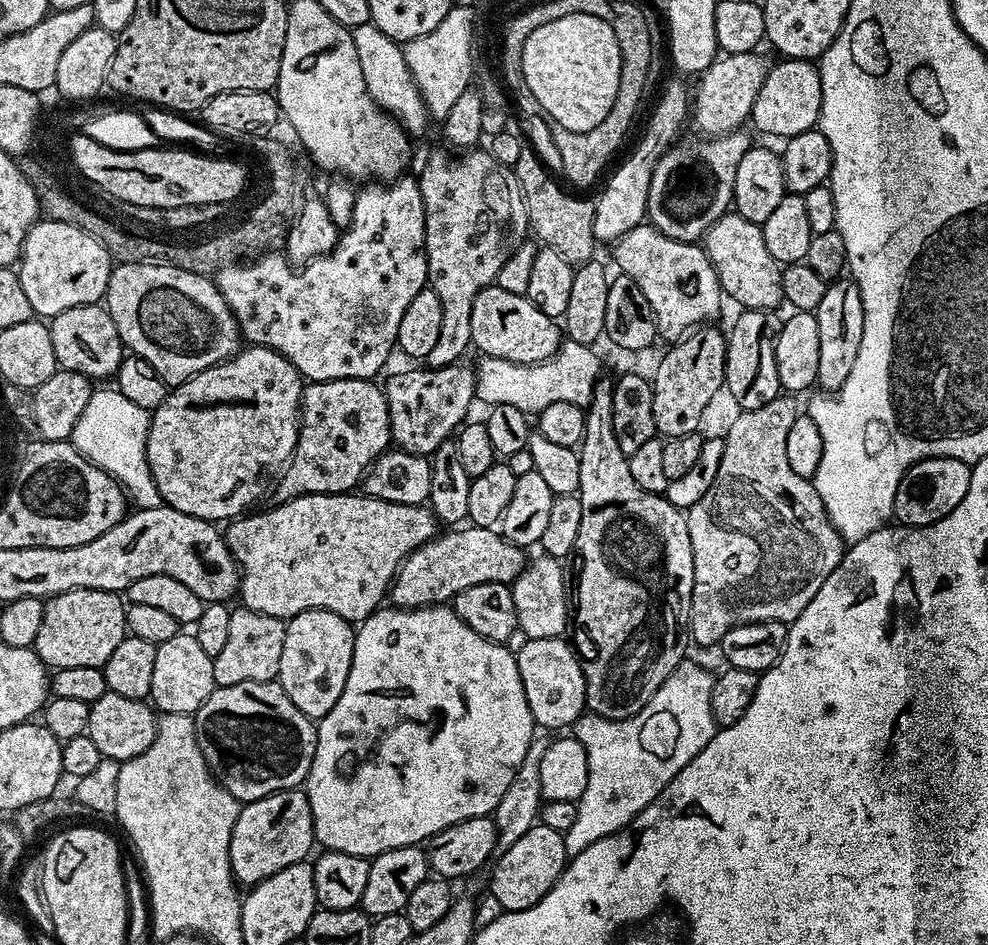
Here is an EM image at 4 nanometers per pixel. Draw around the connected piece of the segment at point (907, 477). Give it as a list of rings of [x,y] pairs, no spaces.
[[[929,456],[926,460],[912,464],[906,470],[902,482],[898,482],[898,494],[894,494],[892,507],[893,517],[904,526],[932,524],[941,520],[950,514],[950,510],[954,510],[954,506],[958,506],[958,502],[962,502],[962,498],[966,498],[971,473],[969,465],[945,456]]]

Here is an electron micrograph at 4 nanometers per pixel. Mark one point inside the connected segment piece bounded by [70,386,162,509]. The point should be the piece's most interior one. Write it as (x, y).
(112, 434)

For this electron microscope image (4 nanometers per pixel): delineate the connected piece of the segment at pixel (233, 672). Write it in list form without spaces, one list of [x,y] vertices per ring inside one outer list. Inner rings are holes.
[[[243,606],[232,608],[230,634],[224,649],[213,656],[214,682],[217,686],[238,686],[238,682],[276,680],[282,662],[282,642],[286,642],[286,624],[281,617],[255,612]]]

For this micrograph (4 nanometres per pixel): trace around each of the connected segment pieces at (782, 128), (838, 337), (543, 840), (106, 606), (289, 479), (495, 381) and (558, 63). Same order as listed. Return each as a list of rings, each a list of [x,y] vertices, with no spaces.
[[[787,58],[779,61],[781,64],[773,63],[766,74],[766,80],[762,82],[762,88],[758,90],[758,98],[754,98],[752,107],[751,123],[756,123],[760,132],[768,136],[780,136],[787,138],[794,134],[802,134],[806,130],[816,128],[820,122],[820,111],[822,110],[822,82],[820,81],[819,67],[811,60],[790,60]]]
[[[837,278],[829,283],[822,302],[816,307],[818,322],[818,374],[816,384],[825,393],[835,393],[850,378],[850,369],[854,367],[854,358],[858,358],[858,346],[862,342],[864,329],[864,311],[858,286],[851,278]]]
[[[538,822],[533,828],[526,830],[526,834],[522,834],[522,838],[518,838],[518,842],[510,846],[510,850],[495,857],[491,865],[492,896],[501,904],[504,912],[526,910],[537,904],[554,886],[554,882],[558,882],[569,859],[564,833],[550,830],[550,826]]]
[[[75,588],[49,596],[42,614],[42,626],[38,626],[34,650],[43,664],[52,670],[70,666],[103,668],[118,642],[125,638],[125,611],[125,601],[117,593],[106,590]]]
[[[318,380],[309,383],[304,389],[302,403],[300,406],[300,436],[296,440],[296,448],[292,452],[292,459],[288,461],[286,467],[279,473],[278,483],[275,485],[277,501],[283,502],[292,499],[293,496],[305,496],[306,494],[326,494],[327,492],[351,493],[352,488],[361,483],[364,473],[374,460],[377,460],[383,452],[389,451],[392,431],[390,430],[390,414],[388,413],[388,403],[384,397],[383,387],[372,380]]]
[[[565,339],[559,350],[550,358],[546,358],[537,364],[519,364],[518,362],[506,362],[502,358],[481,355],[480,361],[475,361],[476,370],[476,400],[485,406],[494,404],[505,404],[506,406],[518,406],[526,414],[539,414],[546,410],[546,406],[554,402],[574,402],[574,406],[587,409],[588,403],[592,401],[596,381],[601,379],[600,360],[596,357],[595,347],[587,344],[579,344],[573,340]]]
[[[569,14],[566,18],[554,18],[554,22],[538,26],[538,30],[526,38],[518,72],[548,120],[558,122],[558,126],[566,126],[566,130],[589,132],[606,118],[614,106],[621,69],[618,39],[611,23],[589,14]]]

